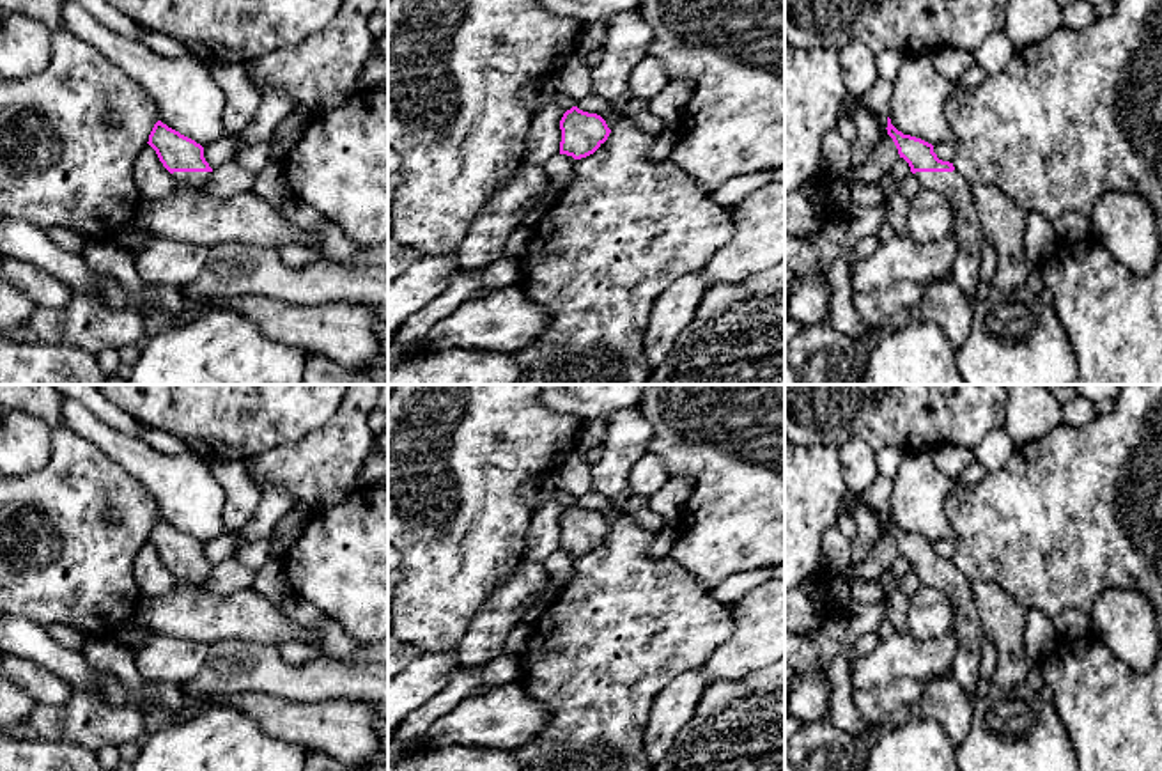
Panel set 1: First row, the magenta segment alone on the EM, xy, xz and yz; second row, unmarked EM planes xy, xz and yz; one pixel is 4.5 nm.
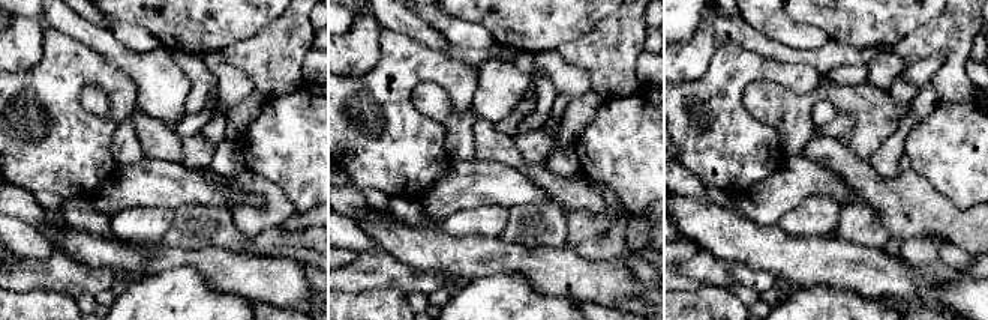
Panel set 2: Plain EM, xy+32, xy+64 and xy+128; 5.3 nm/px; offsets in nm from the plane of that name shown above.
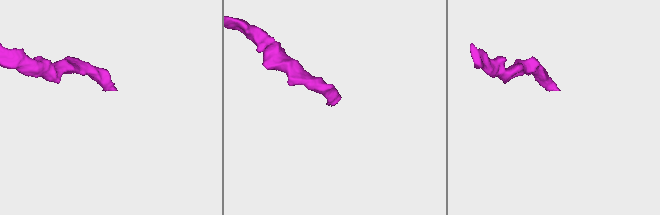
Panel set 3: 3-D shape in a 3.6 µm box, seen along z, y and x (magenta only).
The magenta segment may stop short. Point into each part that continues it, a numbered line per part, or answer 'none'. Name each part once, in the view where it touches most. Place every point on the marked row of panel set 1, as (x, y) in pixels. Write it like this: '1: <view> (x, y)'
1: xy (197, 179)

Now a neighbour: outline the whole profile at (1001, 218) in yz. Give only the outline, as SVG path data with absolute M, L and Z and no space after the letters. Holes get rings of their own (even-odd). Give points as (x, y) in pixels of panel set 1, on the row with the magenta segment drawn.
M992 184L972 186L983 236L995 248L994 289L1013 291L1026 285L1034 266L1024 253L1022 232L1026 213Z

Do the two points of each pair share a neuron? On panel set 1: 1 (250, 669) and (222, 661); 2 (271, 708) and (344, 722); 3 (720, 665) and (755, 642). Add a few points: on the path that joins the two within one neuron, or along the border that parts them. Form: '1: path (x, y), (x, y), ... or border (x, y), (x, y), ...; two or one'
1: path (243, 667), (229, 663); one
2: path (289, 720), (298, 724), (326, 724); one
3: path (728, 661), (746, 651); one

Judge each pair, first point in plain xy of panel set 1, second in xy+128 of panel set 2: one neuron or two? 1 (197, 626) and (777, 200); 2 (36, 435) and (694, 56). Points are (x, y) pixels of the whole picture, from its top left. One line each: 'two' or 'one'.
1: one
2: one

